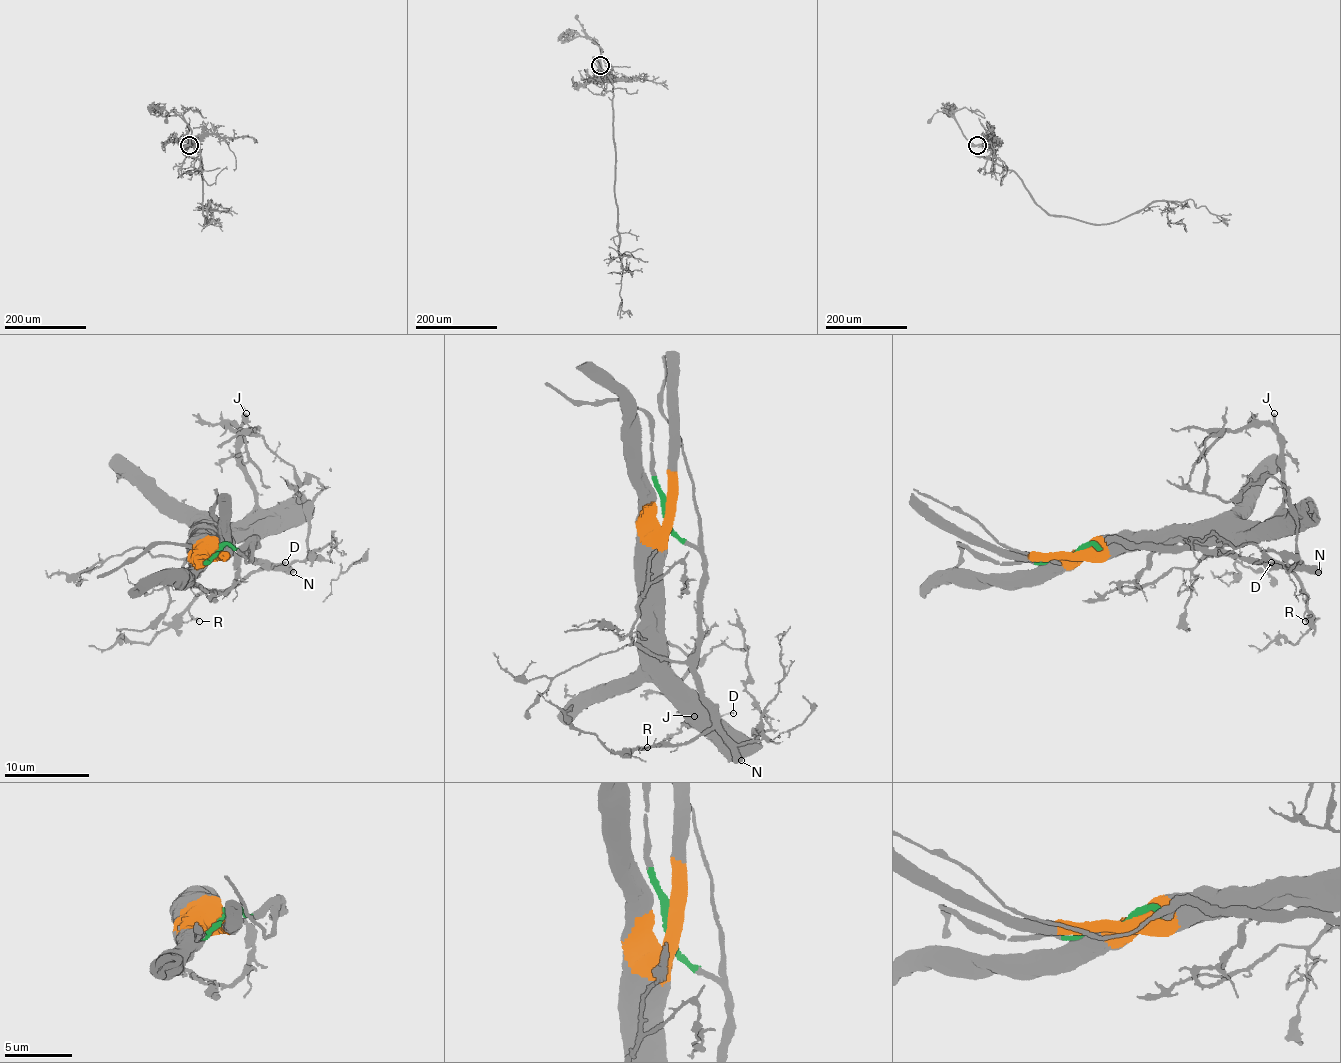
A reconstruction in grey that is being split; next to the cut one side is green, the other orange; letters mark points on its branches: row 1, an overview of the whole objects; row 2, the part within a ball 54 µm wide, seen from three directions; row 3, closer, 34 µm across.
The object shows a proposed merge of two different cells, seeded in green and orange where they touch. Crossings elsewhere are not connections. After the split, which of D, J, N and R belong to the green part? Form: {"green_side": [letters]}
{"green_side": ["D", "N", "R"]}

